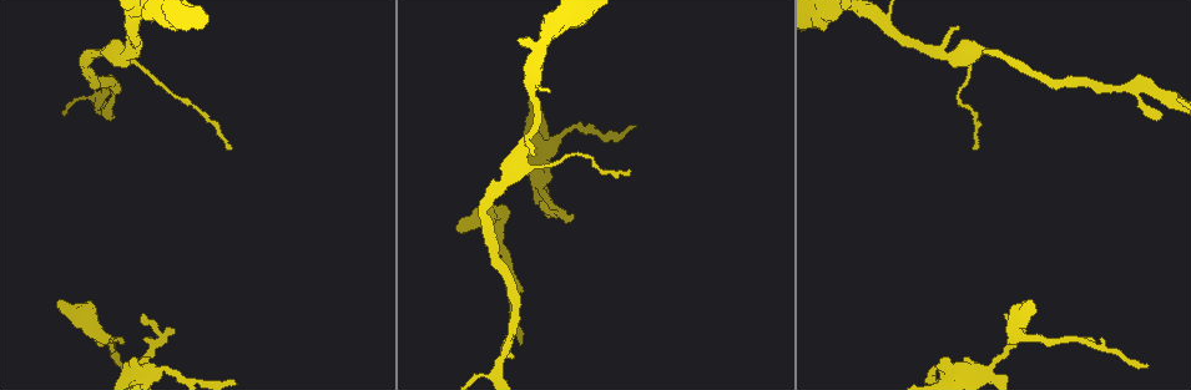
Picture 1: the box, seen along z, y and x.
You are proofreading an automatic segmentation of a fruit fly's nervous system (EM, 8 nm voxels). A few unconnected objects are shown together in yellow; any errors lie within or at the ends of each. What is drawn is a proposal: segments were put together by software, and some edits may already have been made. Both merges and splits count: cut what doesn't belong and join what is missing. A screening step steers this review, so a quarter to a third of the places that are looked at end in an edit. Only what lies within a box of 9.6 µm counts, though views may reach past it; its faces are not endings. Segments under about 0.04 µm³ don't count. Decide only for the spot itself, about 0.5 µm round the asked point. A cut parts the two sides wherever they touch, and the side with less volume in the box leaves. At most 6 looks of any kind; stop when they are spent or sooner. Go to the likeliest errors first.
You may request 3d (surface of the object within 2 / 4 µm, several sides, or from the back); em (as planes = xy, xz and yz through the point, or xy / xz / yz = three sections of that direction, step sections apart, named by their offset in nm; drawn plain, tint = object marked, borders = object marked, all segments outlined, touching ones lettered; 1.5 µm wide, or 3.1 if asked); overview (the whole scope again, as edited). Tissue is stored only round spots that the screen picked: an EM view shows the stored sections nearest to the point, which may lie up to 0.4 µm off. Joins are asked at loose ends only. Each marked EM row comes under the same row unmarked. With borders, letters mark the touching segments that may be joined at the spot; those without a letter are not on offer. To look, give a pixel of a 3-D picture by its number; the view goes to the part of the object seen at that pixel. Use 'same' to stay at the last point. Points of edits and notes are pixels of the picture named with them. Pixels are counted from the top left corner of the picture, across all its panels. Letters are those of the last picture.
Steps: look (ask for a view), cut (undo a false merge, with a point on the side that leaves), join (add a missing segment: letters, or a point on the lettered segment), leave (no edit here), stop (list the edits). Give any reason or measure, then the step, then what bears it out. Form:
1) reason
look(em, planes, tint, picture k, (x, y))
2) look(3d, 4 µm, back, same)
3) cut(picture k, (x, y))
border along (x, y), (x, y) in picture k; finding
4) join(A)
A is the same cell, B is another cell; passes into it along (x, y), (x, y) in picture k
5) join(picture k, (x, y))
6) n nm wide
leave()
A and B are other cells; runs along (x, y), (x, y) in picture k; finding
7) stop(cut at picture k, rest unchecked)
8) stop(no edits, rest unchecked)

look(em, yz, step 8, borders, picture 1, (59, 301))

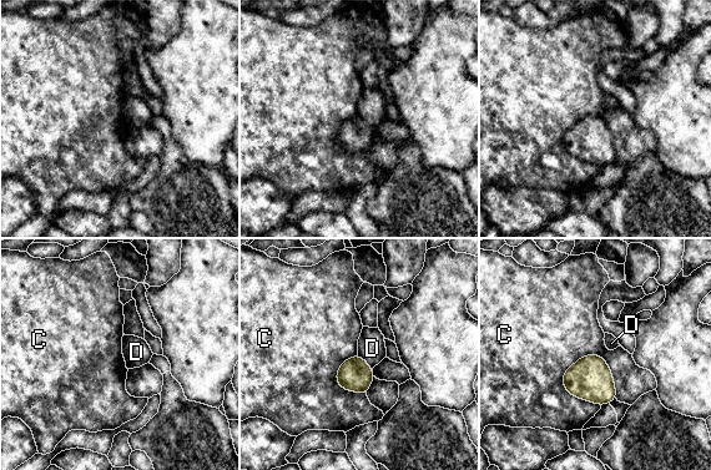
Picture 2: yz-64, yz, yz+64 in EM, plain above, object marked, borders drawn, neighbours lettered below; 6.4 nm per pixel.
another direction
look(em, xy, step 4, borders, same)

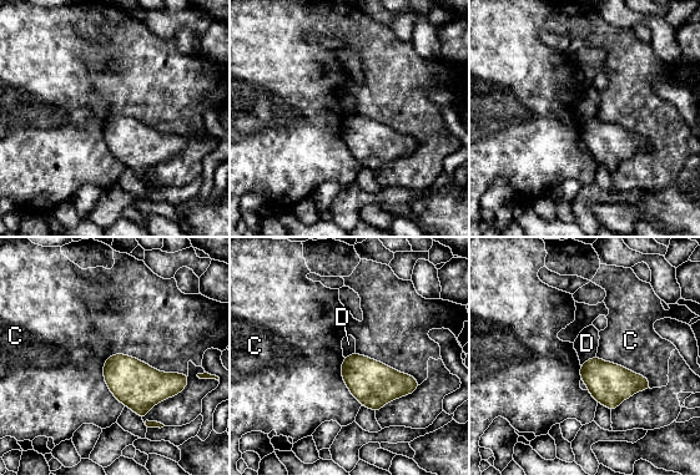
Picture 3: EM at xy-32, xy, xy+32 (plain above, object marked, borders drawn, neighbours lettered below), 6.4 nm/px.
leave()
C and D are other cells; border along (595, 355), (580, 365) in picture 3; none of them fits

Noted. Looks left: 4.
an open end
look(3d, 4 µm, picture 1, (959, 29))

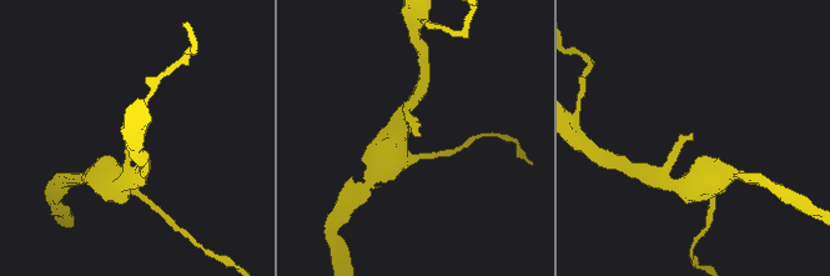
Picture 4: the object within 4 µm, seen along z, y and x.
shape alone is not enough
look(em, planes, tint, picture 4, (418, 135))

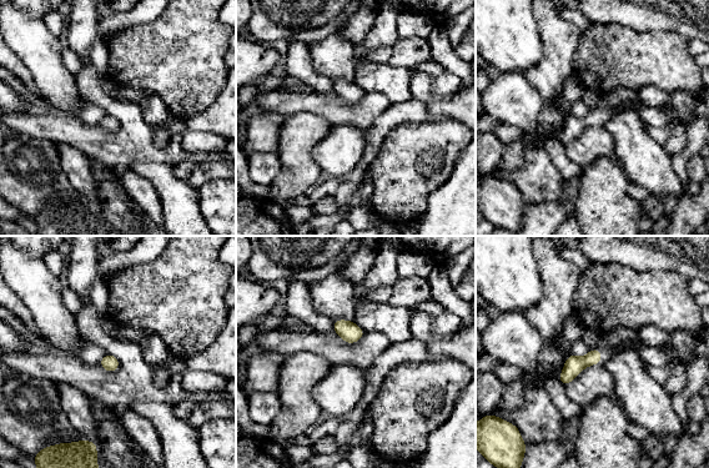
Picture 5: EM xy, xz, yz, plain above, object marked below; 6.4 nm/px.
look(em, planes, borders, same)

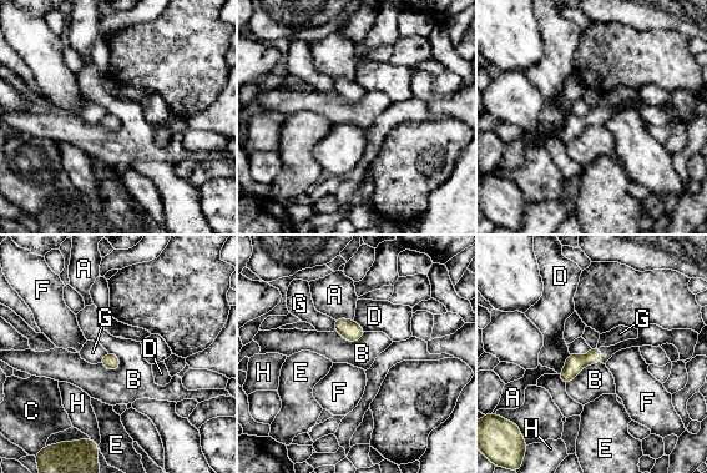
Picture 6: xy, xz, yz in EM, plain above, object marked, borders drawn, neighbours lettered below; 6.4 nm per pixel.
leave()
A, B, C, D, E, F, G and H are other cells; border along (121, 361), (115, 370), (99, 363) in picture 6; no lettered segment goes on from it

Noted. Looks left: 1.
stop(no edits, rest unchecked)

